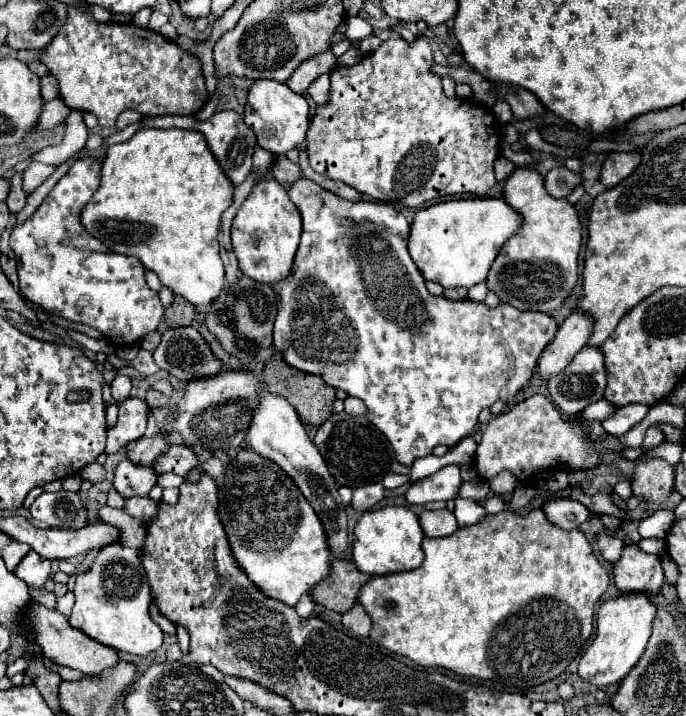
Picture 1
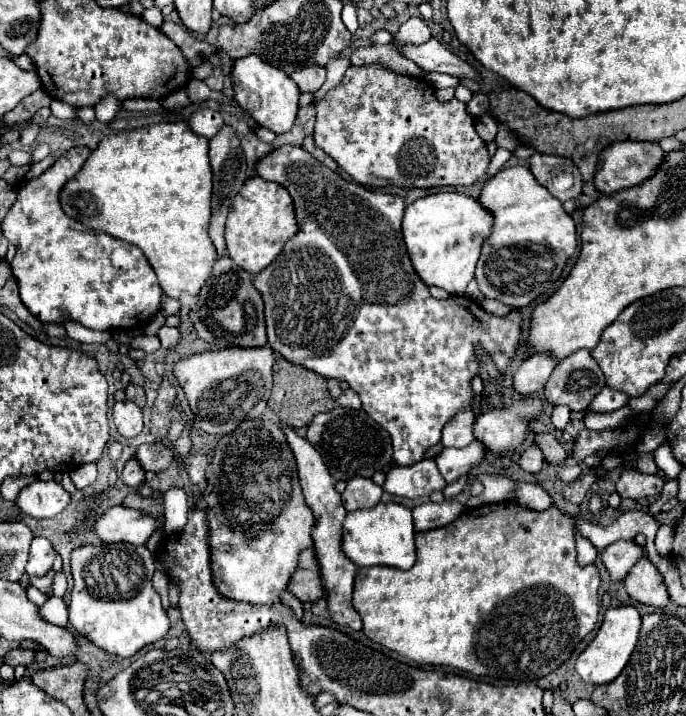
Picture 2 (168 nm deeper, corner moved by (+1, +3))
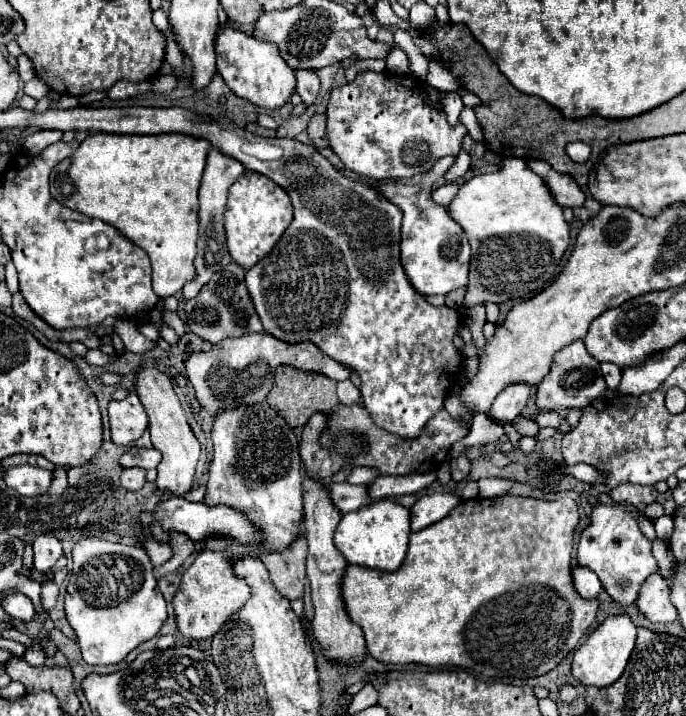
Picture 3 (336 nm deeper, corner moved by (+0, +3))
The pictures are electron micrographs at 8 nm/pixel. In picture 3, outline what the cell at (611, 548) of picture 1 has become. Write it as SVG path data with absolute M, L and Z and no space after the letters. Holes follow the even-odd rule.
M599 504L591 512L591 524L581 532L581 540L577 546L577 562L579 566L595 572L607 590L607 594L619 602L633 606L637 602L641 582L651 574L659 572L657 562L651 552L651 540L641 532L637 514L623 506Z

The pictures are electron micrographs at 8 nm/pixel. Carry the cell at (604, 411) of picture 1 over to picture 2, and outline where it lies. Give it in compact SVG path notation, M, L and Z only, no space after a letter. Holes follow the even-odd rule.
M556 406L554 412L552 412L552 424L556 430L564 430L566 424L570 422L570 416L572 416L572 410L568 406Z

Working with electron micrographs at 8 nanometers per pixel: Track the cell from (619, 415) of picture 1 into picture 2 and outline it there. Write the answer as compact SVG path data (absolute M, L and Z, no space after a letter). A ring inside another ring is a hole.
M604 388L594 400L592 404L588 406L586 414L610 414L610 412L616 412L620 408L628 406L628 396L624 396L624 392L616 392L612 388Z

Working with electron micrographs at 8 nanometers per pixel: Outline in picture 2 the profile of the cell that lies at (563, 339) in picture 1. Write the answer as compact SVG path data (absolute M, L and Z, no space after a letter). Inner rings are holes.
M540 352L532 354L516 372L514 376L514 390L522 396L532 396L544 390L544 384L552 376L558 360L552 356L552 352Z

